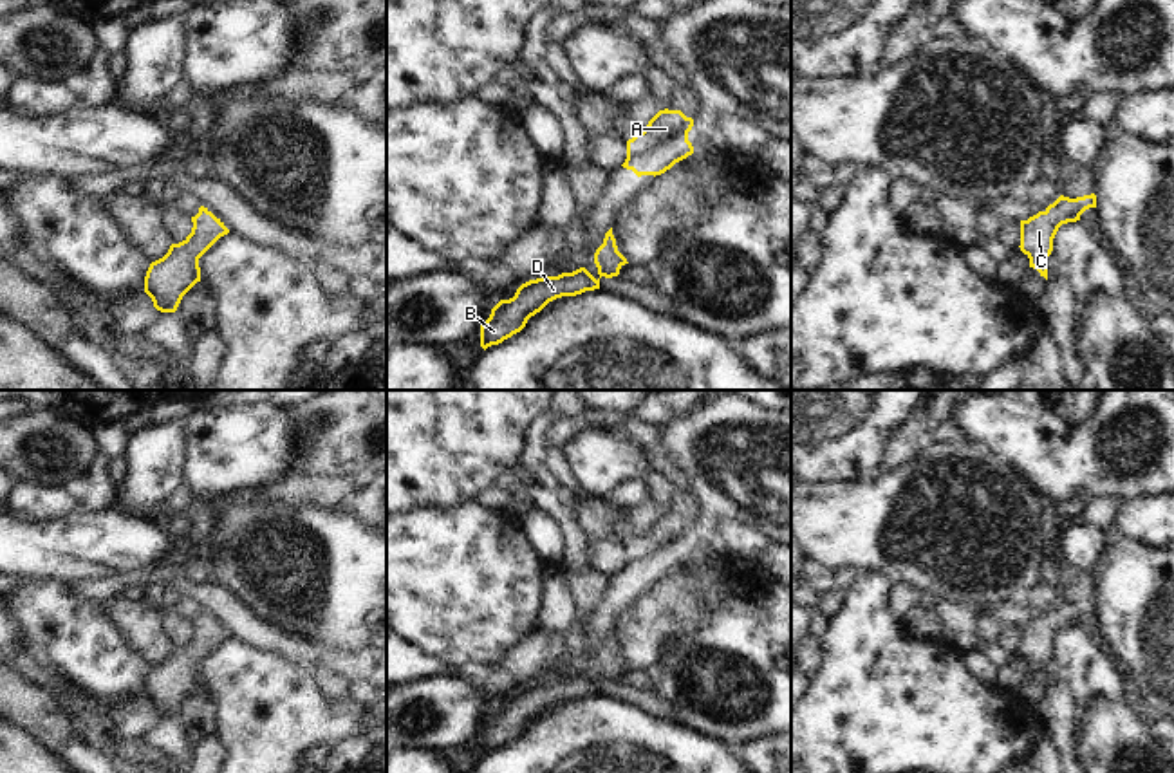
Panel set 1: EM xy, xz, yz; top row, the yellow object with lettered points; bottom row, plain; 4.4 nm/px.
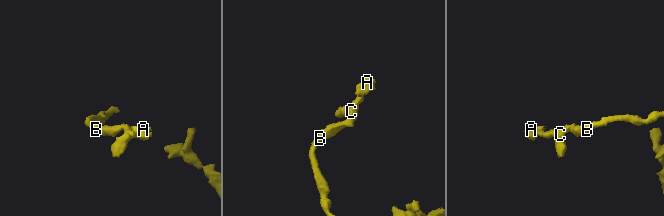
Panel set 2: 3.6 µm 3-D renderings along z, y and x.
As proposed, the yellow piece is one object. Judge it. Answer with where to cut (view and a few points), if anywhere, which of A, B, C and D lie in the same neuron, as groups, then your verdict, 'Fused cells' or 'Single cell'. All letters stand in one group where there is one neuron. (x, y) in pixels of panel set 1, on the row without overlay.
No split. Groups: A B C D. Single cell.

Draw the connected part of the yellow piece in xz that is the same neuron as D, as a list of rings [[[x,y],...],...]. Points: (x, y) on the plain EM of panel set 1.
[[[585,672],[522,688],[513,703],[500,704],[480,728],[480,751],[486,755],[520,737],[549,706],[594,694],[600,694],[600,683],[596,685]]]

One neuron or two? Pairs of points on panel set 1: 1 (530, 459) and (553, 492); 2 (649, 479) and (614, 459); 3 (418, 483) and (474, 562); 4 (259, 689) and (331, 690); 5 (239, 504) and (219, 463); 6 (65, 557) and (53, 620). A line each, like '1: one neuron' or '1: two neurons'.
1: two neurons
2: two neurons
3: two neurons
4: two neurons
5: two neurons
6: two neurons

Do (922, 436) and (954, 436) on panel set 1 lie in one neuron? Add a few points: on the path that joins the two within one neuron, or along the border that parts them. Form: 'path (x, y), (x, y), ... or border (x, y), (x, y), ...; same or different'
border (932, 432), (936, 441); different

